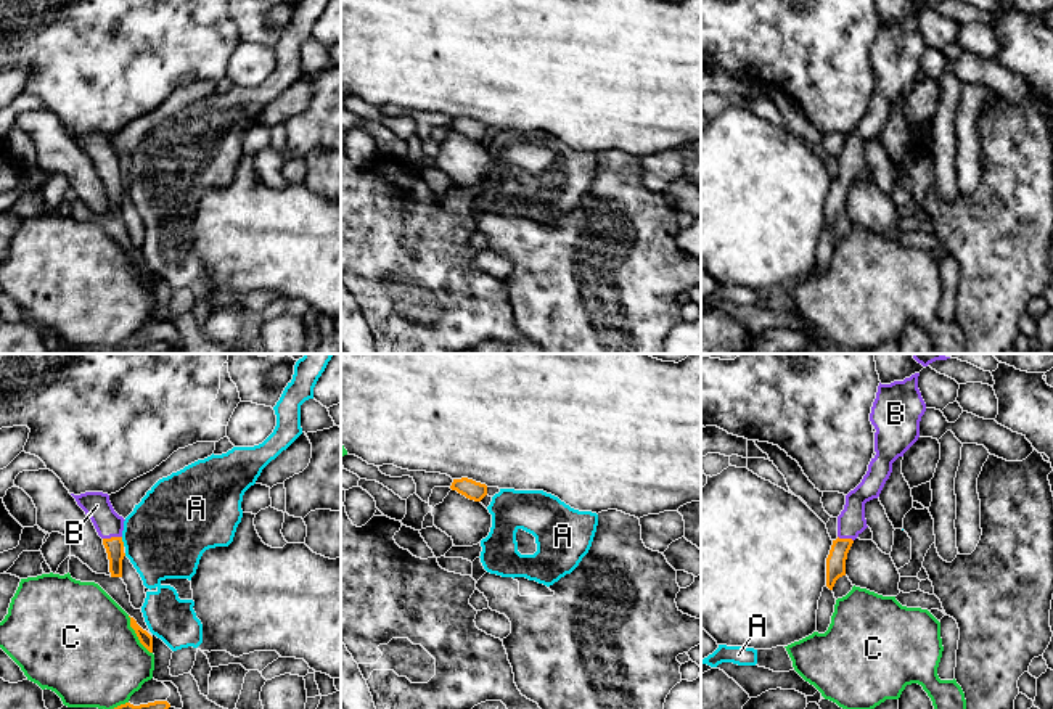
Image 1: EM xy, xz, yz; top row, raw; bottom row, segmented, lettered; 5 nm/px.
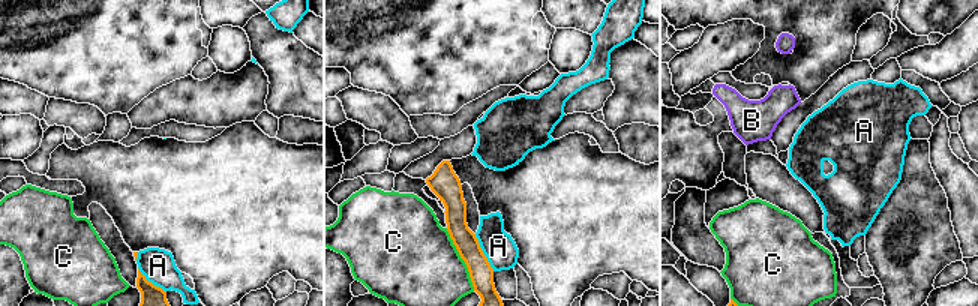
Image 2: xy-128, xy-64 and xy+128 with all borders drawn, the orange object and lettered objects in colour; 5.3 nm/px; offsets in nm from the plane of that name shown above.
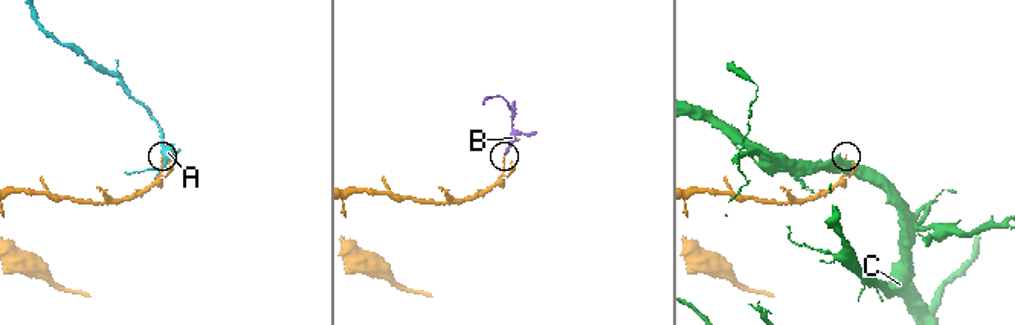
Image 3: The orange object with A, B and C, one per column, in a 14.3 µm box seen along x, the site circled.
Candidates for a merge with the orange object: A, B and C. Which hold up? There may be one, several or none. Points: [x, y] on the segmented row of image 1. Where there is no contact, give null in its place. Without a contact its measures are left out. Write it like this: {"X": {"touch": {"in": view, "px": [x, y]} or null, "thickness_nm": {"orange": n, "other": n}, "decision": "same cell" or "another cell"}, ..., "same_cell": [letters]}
{"A": {"touch": {"in": "xy", "px": [122, 542]}, "thickness_nm": {"orange": 100, "other": 420}, "decision": "another cell"}, "B": {"touch": {"in": "xy", "px": [111, 537]}, "thickness_nm": {"orange": 100, "other": 140}, "decision": "same cell"}, "C": {"touch": {"in": "xy", "px": [137, 635]}, "thickness_nm": {"orange": 70, "other": 480}, "decision": "another cell"}, "same_cell": ["B"]}

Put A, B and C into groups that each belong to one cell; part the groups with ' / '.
A / B / C

